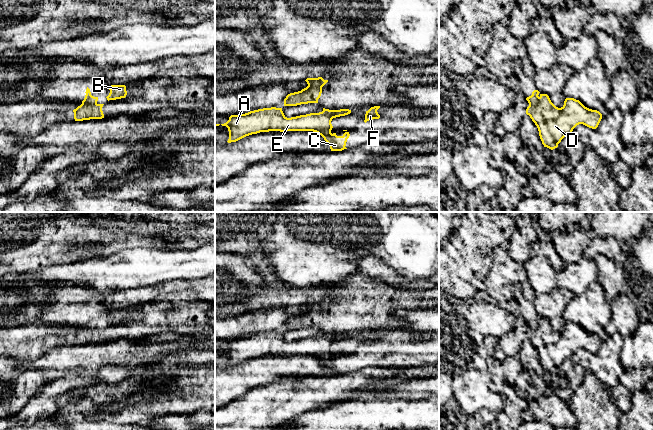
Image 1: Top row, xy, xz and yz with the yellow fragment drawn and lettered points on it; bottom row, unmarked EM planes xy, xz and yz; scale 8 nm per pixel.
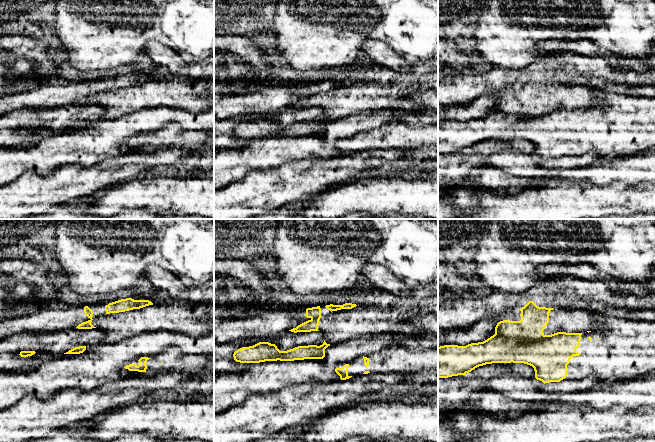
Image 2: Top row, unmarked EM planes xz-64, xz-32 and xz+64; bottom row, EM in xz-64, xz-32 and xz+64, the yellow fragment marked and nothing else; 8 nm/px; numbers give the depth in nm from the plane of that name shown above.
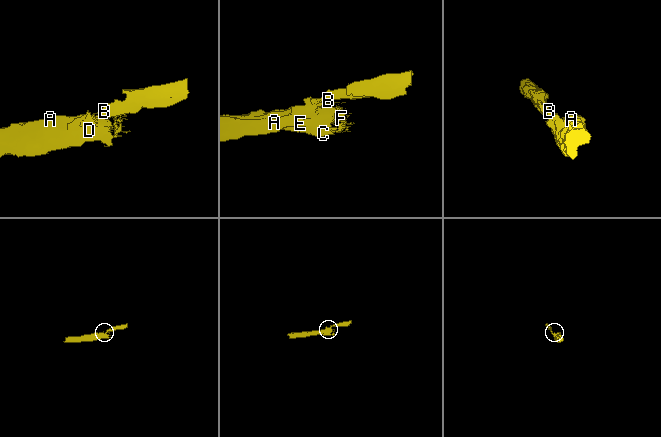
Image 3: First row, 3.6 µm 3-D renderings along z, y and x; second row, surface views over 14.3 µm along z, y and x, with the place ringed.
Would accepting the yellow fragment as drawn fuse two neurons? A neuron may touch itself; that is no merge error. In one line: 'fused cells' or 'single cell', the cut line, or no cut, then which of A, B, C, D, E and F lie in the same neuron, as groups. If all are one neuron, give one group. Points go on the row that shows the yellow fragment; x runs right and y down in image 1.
fused cells; cut xy (96, 102), (82, 104); groups A C D E F / B

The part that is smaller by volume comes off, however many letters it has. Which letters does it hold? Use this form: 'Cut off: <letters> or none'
Cut off: B

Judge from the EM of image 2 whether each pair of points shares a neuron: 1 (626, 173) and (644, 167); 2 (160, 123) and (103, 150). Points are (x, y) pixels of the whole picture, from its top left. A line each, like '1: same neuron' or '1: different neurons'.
1: same neuron
2: same neuron

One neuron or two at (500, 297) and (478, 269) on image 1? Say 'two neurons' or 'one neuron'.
two neurons

